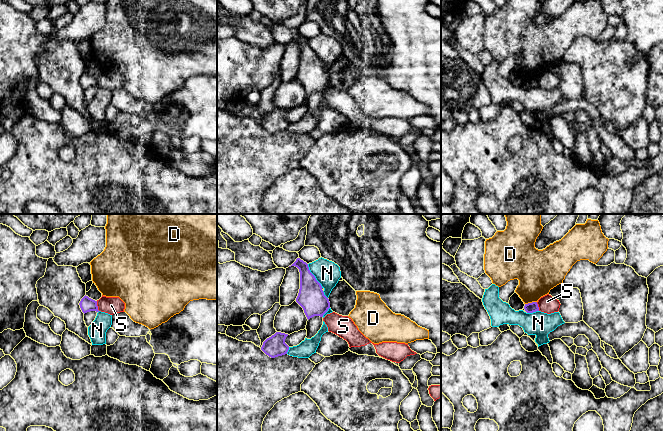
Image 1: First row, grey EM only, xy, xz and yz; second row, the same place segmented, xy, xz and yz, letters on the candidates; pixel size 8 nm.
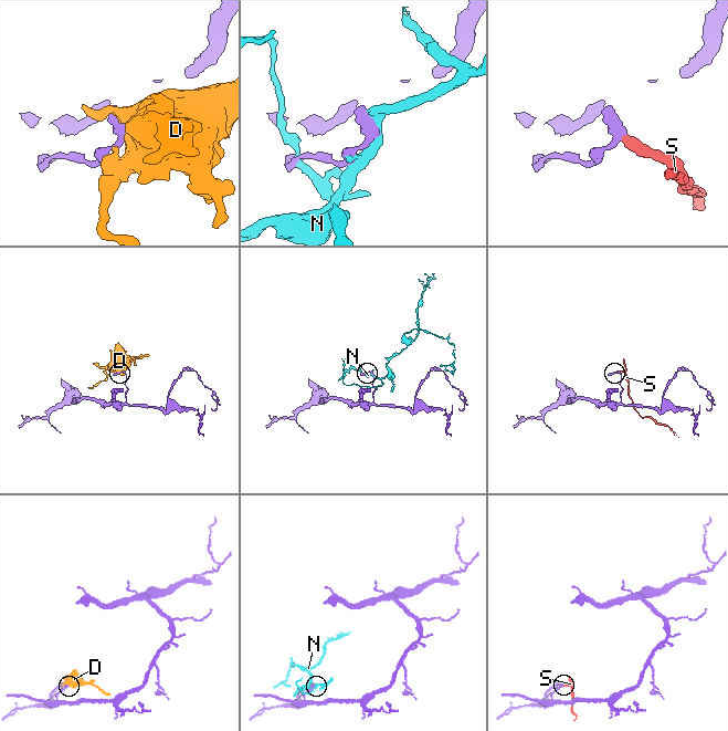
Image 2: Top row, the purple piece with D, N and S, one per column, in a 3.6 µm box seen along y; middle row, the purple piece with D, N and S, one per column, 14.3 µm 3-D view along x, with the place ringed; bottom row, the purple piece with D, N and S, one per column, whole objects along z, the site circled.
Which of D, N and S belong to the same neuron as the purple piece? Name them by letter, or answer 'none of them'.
none of them

